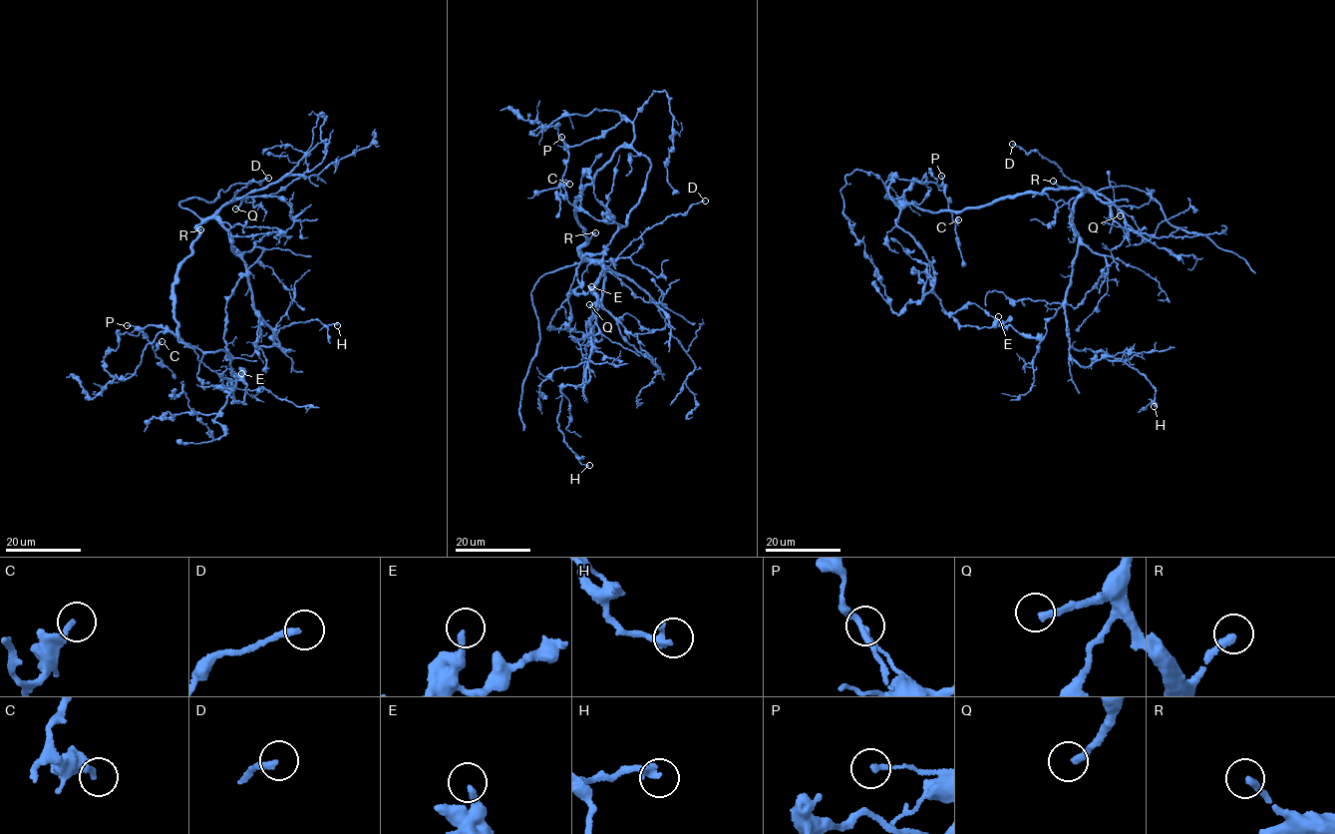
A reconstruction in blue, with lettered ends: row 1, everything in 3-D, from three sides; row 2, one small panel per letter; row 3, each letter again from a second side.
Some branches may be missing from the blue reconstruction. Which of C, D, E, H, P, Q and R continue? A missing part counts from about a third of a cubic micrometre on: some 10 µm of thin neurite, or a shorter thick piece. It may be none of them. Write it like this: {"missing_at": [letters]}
{"missing_at": ["D", "Q", "R"]}

